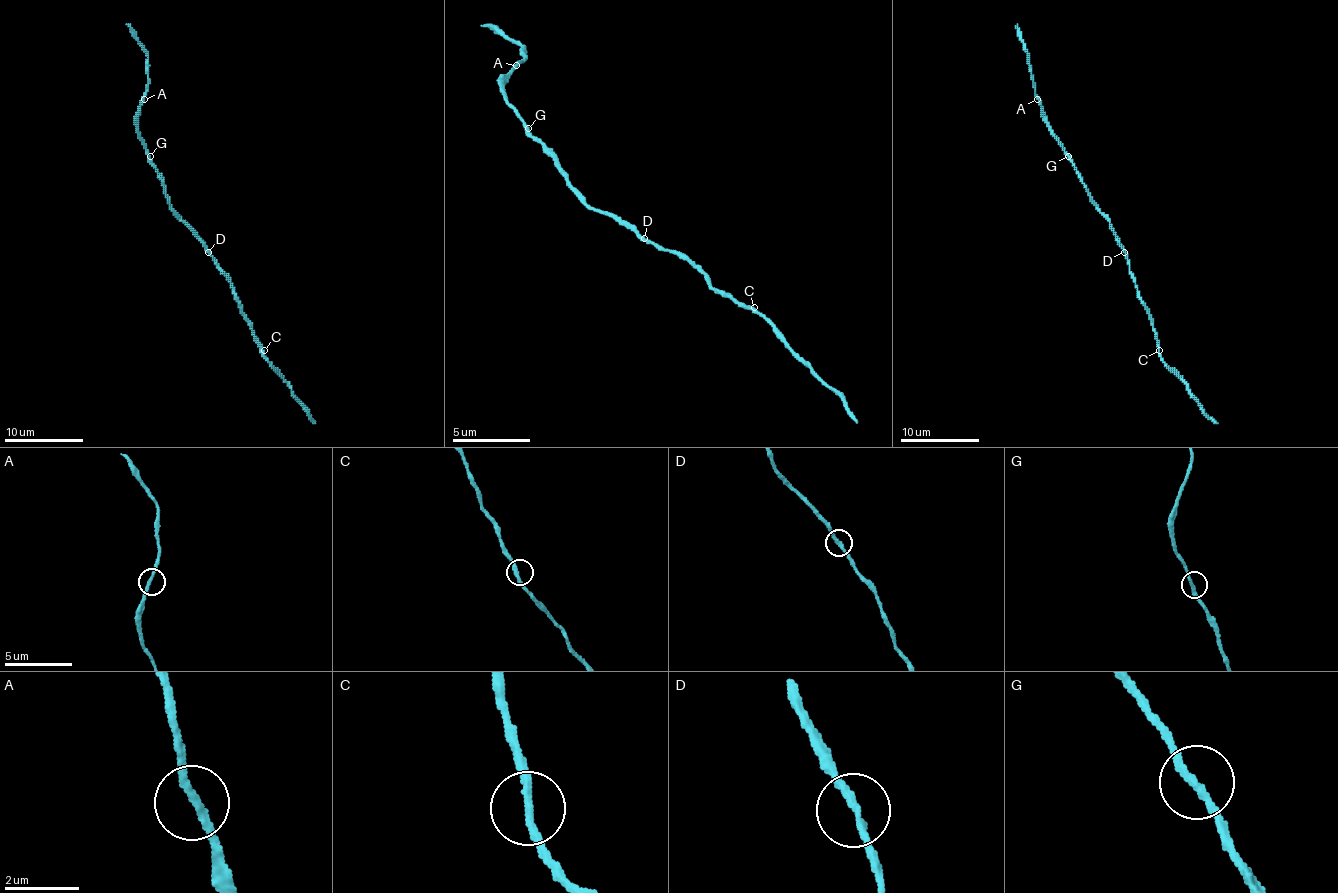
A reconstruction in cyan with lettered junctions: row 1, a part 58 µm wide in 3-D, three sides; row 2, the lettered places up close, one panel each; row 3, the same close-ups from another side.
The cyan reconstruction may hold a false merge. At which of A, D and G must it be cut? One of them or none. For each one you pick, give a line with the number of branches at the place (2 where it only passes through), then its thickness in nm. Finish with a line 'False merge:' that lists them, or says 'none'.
False merge: none

